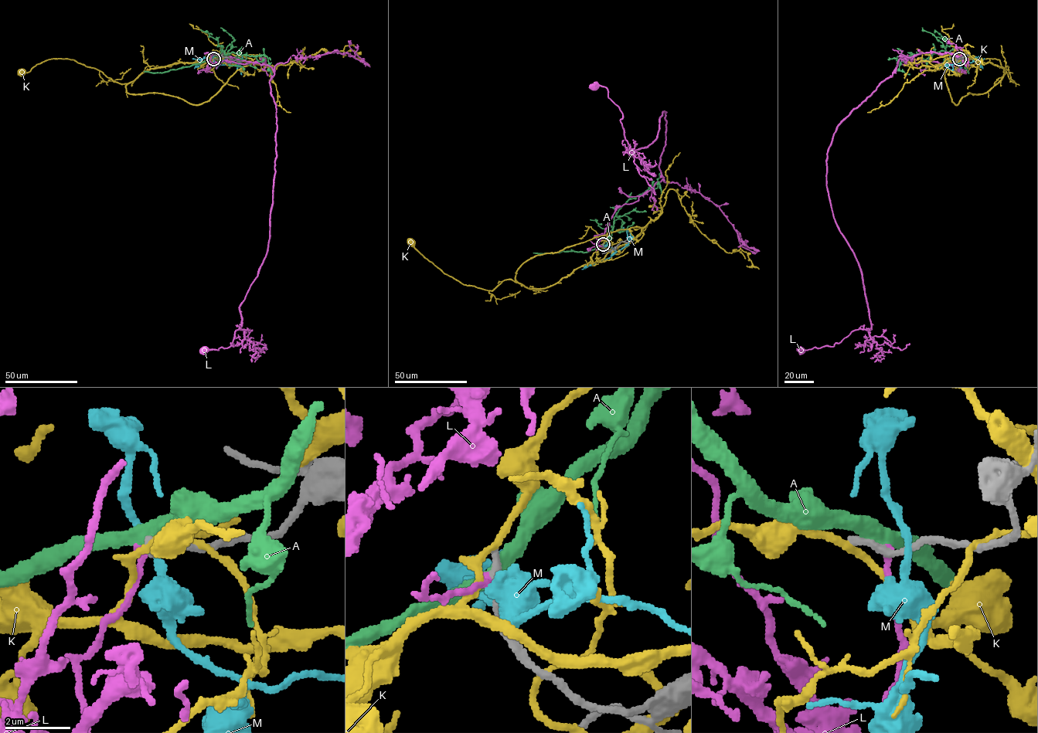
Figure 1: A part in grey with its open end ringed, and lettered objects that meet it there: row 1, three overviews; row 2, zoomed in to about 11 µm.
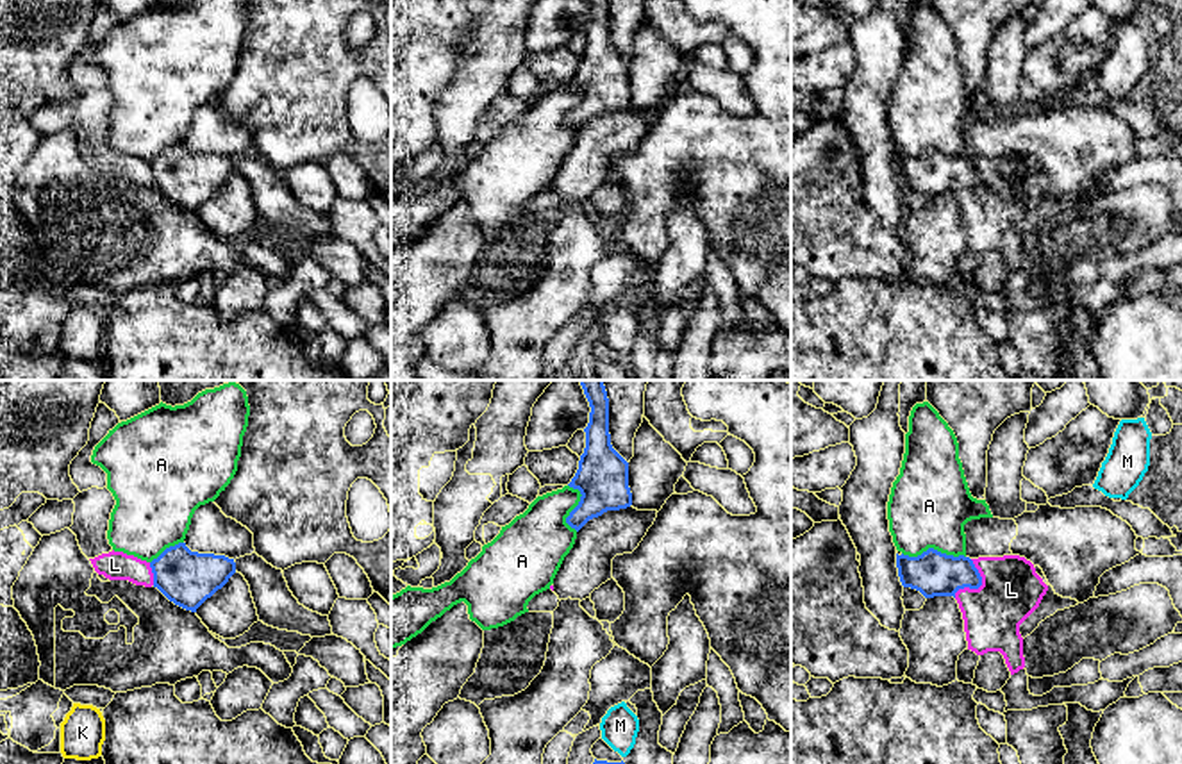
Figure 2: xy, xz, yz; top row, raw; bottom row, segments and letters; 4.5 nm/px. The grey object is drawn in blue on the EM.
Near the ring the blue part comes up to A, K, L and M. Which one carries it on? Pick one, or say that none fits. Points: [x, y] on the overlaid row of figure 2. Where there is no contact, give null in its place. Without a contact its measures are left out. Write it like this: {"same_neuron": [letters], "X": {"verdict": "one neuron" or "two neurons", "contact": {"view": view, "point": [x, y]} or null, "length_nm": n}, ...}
{"same_neuron": [], "A": {"verdict": "two neurons", "contact": {"view": "yz", "point": [932, 548]}, "length_nm": 280}, "K": {"verdict": "two neurons", "contact": null}, "L": {"verdict": "two neurons", "contact": {"view": "yz", "point": [979, 586]}, "length_nm": 190}, "M": {"verdict": "two neurons", "contact": null}}

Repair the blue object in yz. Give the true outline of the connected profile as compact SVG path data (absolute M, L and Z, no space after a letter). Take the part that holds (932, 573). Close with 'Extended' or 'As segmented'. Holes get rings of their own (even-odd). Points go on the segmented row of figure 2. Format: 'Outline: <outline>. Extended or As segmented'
Outline: M884 380L877 409L848 427L857 466L841 487L839 505L841 521L861 555L866 609L882 627L896 632L905 614L905 587L920 591L925 598L955 598L959 589L982 585L970 557L953 557L934 548L918 557L896 553L887 502L905 453L905 432L898 416L900 384L902 380Z. Extended

